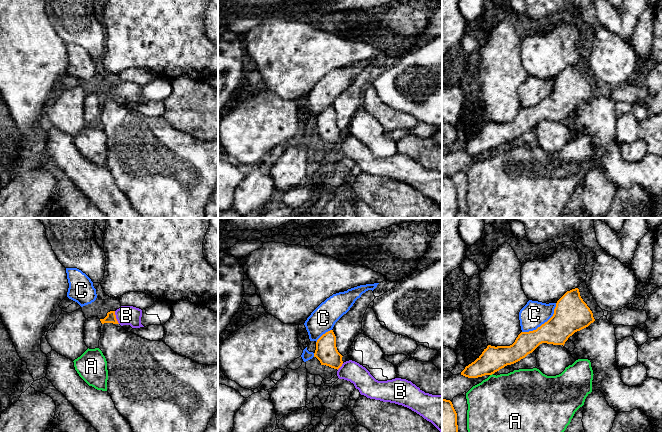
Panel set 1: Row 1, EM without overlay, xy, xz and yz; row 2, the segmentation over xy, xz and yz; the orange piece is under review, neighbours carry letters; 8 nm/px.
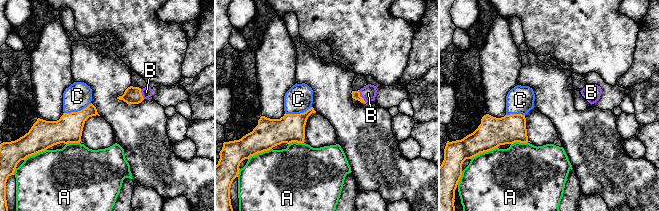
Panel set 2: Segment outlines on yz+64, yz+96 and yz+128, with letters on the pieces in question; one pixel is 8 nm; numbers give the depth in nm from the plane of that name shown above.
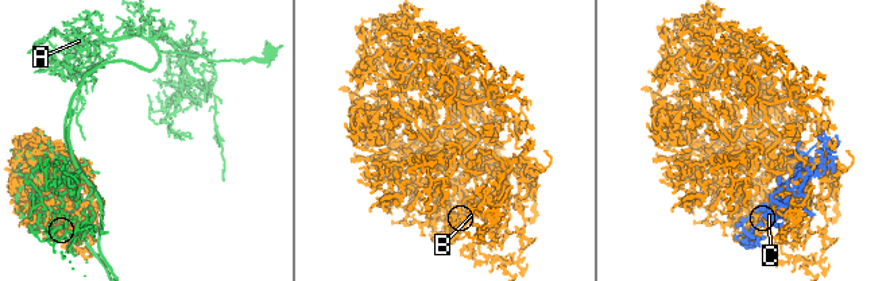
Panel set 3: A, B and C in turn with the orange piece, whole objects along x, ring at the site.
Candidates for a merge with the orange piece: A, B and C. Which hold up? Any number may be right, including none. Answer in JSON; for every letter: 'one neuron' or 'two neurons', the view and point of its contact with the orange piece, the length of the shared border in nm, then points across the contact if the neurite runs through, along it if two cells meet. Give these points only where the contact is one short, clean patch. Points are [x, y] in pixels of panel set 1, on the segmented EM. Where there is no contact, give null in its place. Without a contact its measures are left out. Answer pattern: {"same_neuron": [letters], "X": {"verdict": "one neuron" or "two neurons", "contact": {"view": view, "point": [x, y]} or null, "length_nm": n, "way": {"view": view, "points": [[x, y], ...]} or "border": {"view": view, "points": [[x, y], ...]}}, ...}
{"same_neuron": ["B"], "A": {"verdict": "two neurons", "contact": {"view": "yz", "point": [491, 374]}, "length_nm": 30}, "B": {"verdict": "one neuron", "contact": {"view": "xy", "point": [115, 317]}, "length_nm": 110, "way": {"view": "xy", "points": [[111, 317], [115, 317], [126, 315]]}}, "C": {"verdict": "two neurons", "contact": {"view": "yz", "point": [544, 323]}, "length_nm": 360}}

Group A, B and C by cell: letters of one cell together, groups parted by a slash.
A / B / C

